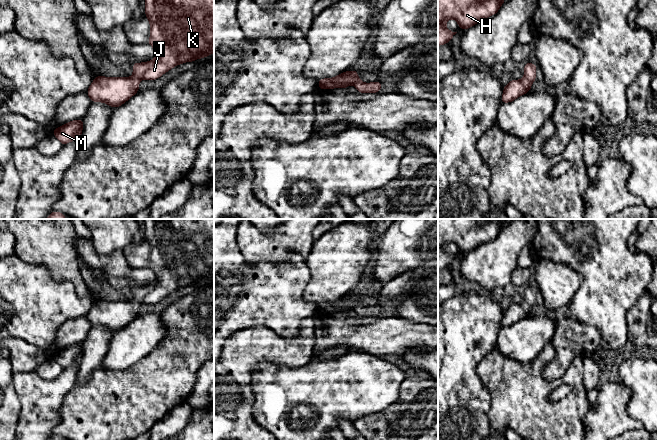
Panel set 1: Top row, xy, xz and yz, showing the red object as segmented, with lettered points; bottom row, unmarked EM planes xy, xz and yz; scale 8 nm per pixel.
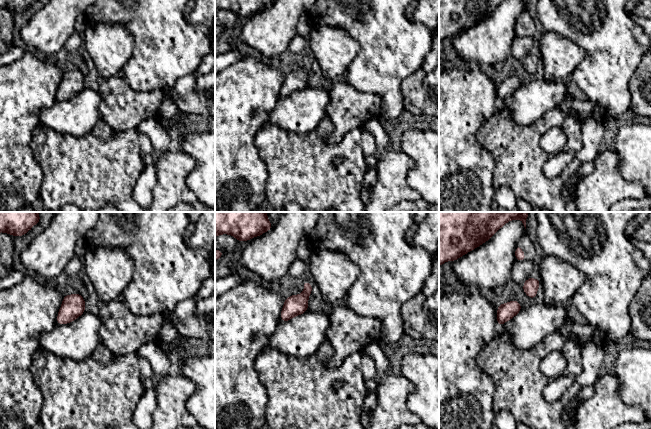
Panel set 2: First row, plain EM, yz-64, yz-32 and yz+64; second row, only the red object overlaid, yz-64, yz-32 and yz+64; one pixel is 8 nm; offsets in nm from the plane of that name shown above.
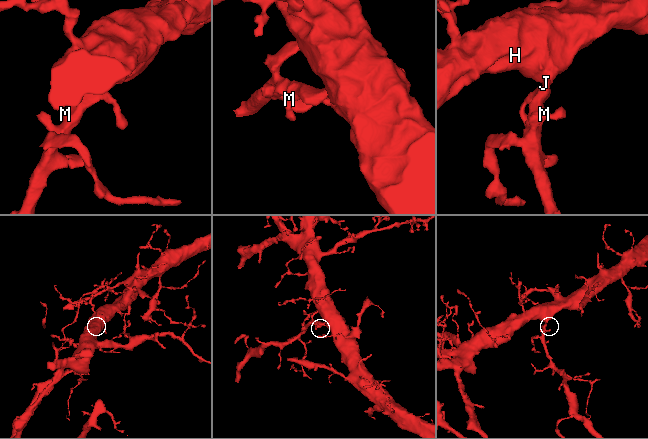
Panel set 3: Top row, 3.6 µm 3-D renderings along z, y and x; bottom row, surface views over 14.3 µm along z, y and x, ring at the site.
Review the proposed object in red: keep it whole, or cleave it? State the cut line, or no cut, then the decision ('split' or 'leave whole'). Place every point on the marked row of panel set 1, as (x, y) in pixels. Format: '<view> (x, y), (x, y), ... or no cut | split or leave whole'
no cut | leave whole

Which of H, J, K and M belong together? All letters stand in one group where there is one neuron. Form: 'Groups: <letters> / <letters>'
Groups: H J K M

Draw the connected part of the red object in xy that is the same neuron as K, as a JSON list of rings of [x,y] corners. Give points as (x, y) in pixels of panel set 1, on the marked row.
[[[145,0],[145,15],[150,22],[147,44],[155,50],[155,58],[148,62],[135,62],[131,77],[94,77],[86,91],[91,102],[106,103],[115,109],[139,91],[141,80],[156,80],[179,64],[214,53],[214,0]]]

